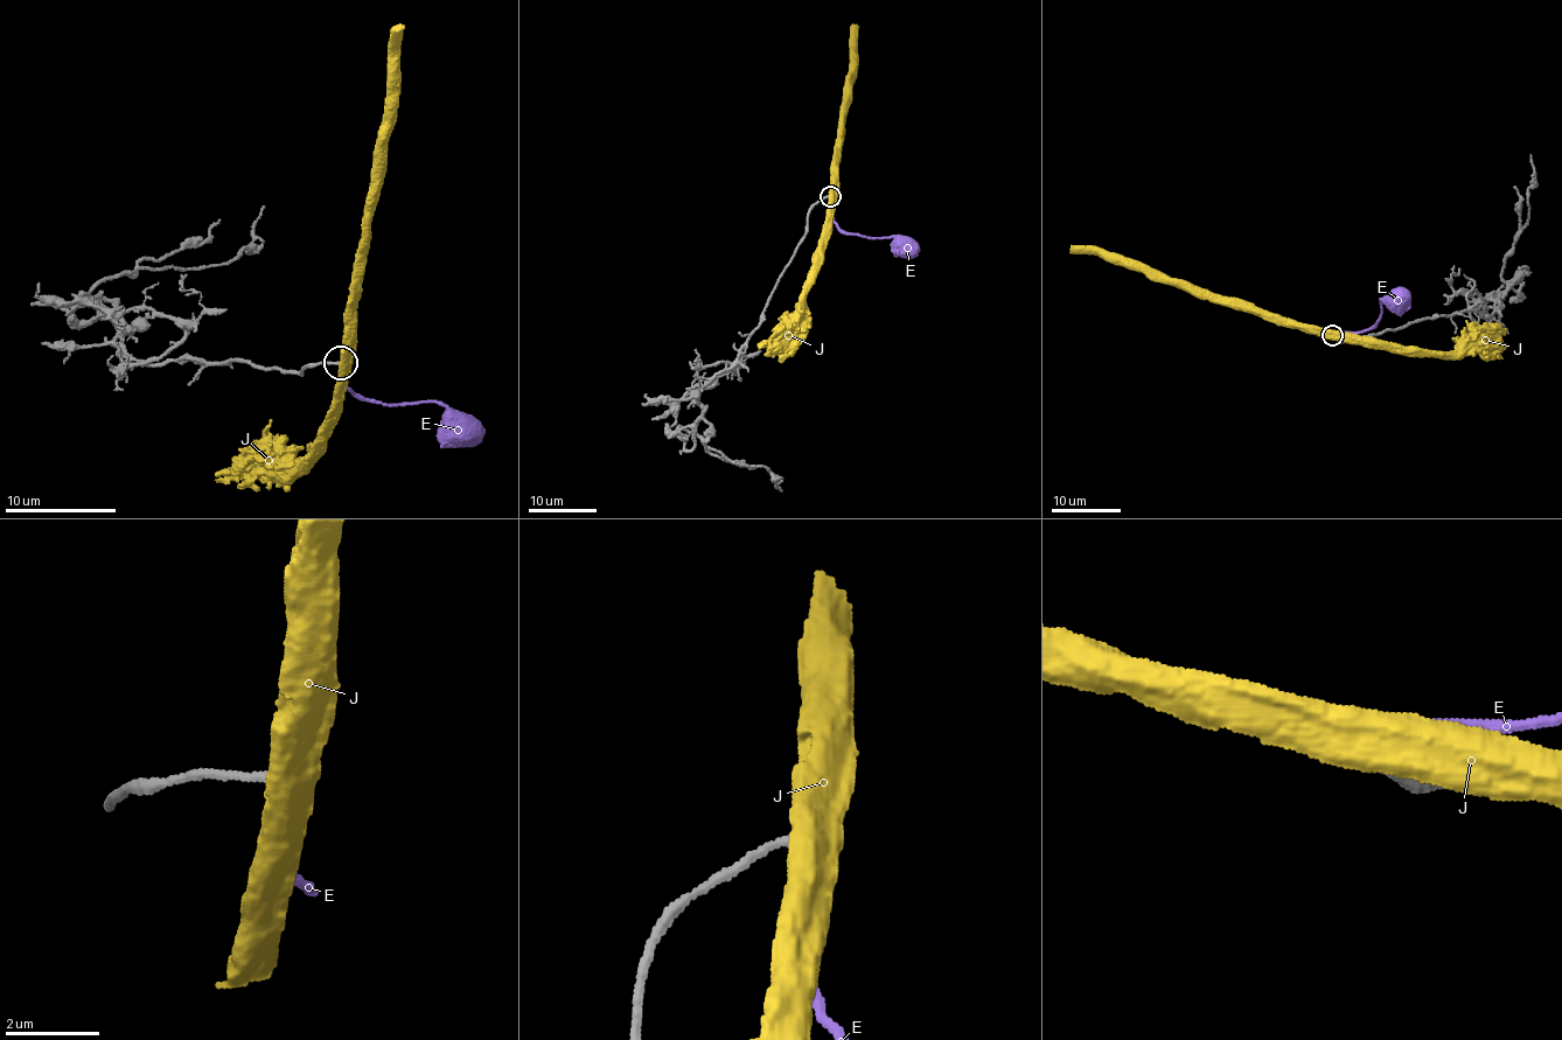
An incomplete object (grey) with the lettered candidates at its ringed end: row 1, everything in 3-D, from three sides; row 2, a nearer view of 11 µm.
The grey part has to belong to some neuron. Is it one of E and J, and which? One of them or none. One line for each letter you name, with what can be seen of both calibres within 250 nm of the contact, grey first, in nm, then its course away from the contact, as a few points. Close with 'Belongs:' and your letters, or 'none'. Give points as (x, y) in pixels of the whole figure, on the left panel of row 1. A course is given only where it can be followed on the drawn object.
E: Thickness 180 nm (grey) against 280 nm. Its course: (341, 362), (342, 383), (356, 395), (395, 405), (439, 403), (461, 432)
Belongs: E

